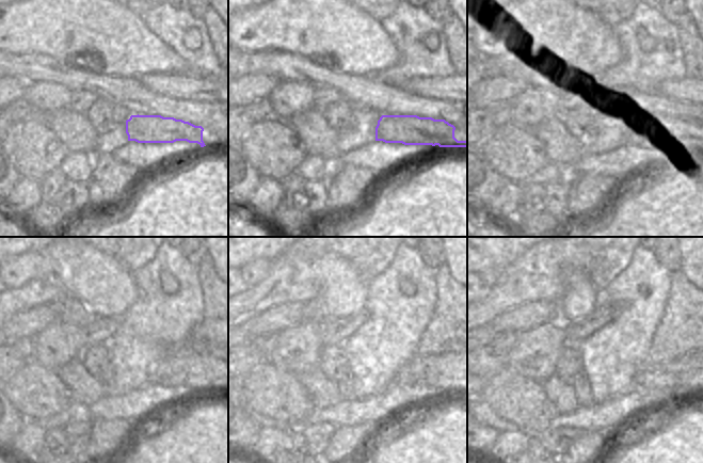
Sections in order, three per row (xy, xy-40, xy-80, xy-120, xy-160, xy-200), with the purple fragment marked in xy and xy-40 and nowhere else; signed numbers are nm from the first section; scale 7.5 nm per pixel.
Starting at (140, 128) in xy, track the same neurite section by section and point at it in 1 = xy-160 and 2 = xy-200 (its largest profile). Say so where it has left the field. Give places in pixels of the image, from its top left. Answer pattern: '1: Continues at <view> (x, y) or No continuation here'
1: Continues at xy-160 (445, 372)
2: Continues at xy-200 (684, 367).

